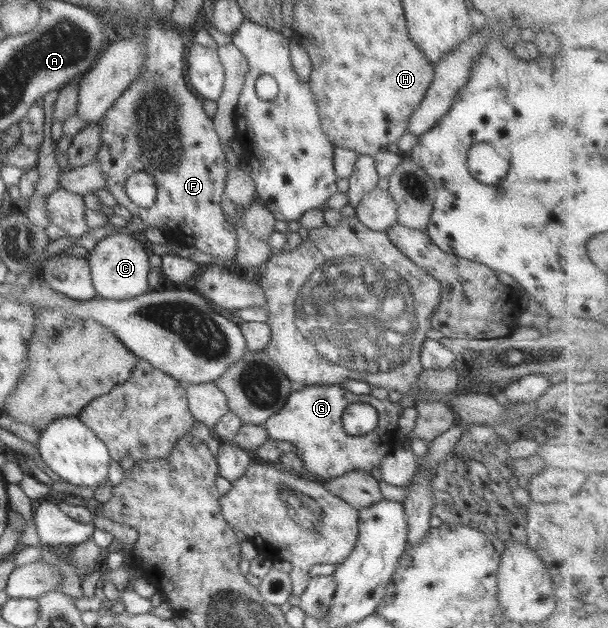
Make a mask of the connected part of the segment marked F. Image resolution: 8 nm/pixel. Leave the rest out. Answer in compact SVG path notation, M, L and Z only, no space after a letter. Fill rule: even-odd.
M151 20L146 26L146 33L144 34L144 48L147 50L145 54L145 64L141 68L141 74L137 77L137 80L133 84L129 84L129 90L125 90L125 93L121 94L121 98L117 98L117 101L109 108L100 121L99 127L101 127L101 143L103 143L99 150L96 152L96 162L101 167L102 173L104 174L104 179L106 180L105 190L109 191L111 195L117 201L117 205L124 206L133 216L141 218L141 220L148 226L149 229L157 229L161 231L170 242L181 243L185 247L195 246L197 250L213 256L214 264L219 267L225 266L225 262L231 262L234 260L234 256L237 252L238 247L238 234L233 221L228 220L224 215L221 208L221 200L224 194L225 183L227 175L229 174L228 162L225 159L225 152L222 147L219 135L214 128L214 123L209 116L204 111L204 100L187 86L183 72L185 72L185 37L183 36L183 31L173 26L169 22L160 22ZM136 172L146 172L150 174L155 179L155 184L157 185L157 196L155 198L155 203L149 208L141 208L129 200L127 194L125 193L125 181Z

